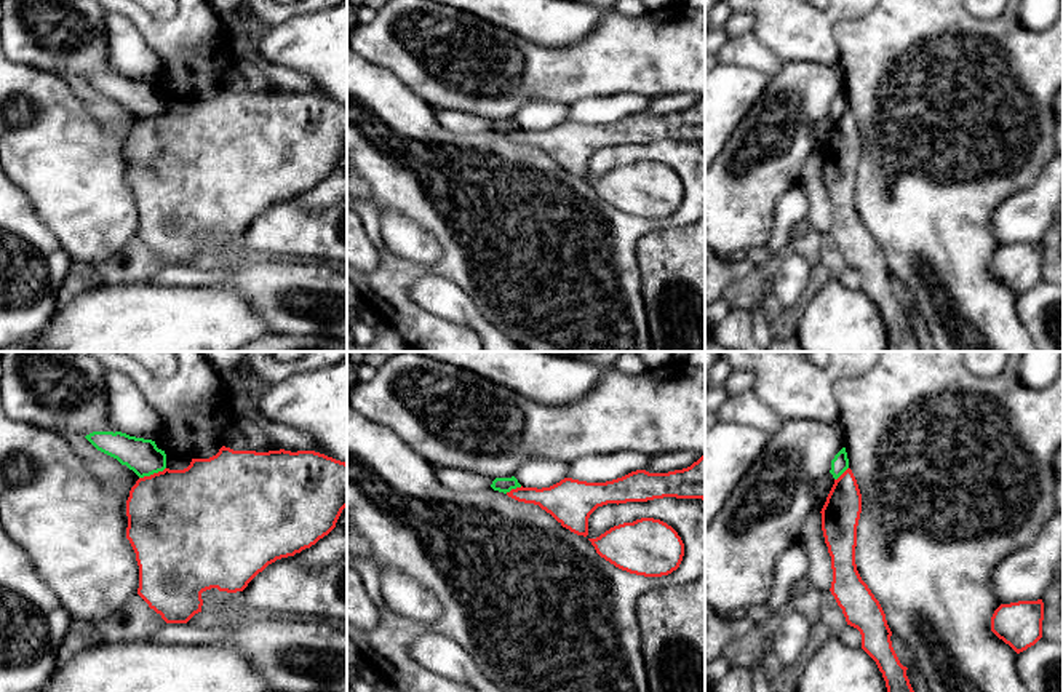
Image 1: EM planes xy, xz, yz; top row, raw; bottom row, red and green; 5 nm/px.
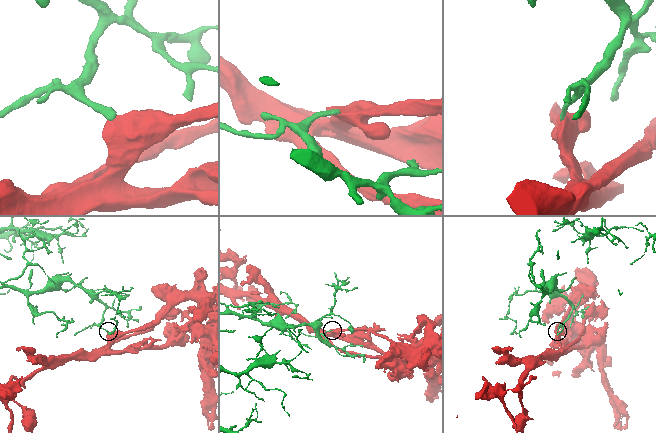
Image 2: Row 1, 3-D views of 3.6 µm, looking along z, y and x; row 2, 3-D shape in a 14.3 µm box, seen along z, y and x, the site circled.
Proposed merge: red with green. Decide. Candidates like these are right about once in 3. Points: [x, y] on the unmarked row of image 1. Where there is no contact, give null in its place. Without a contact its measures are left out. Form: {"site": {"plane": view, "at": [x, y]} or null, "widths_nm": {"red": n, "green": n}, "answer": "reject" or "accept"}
{"site": {"plane": "xy", "at": [154, 115]}, "widths_nm": {"red": 480, "green": 170}, "answer": "reject"}

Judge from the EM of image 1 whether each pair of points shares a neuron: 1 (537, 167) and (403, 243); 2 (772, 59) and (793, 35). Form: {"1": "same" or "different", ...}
{"1": "different", "2": "different"}

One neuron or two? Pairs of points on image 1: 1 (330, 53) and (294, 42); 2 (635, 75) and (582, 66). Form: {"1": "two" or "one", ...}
{"1": "one", "2": "one"}

